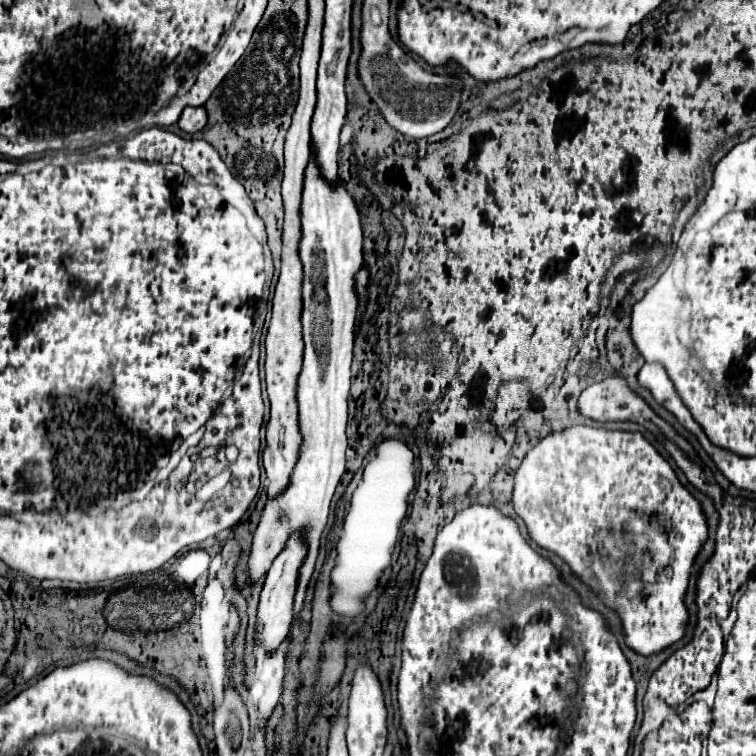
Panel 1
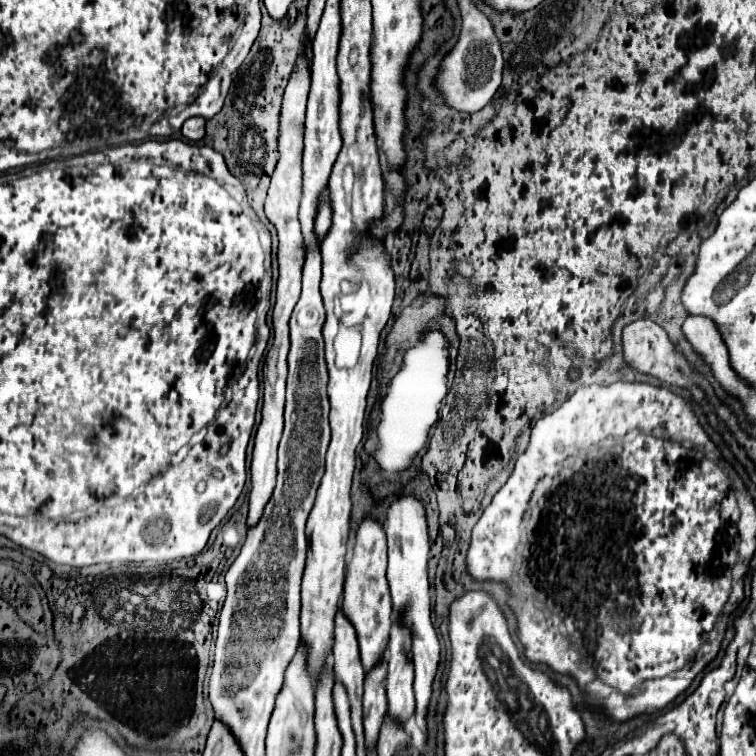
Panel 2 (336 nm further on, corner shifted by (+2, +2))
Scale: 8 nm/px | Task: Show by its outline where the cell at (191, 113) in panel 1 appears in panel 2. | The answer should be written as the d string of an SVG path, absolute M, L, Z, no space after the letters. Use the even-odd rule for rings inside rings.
M192 117L192 119L186 119L184 125L182 125L182 135L192 139L192 141L198 141L204 137L204 123L206 119L202 117Z

